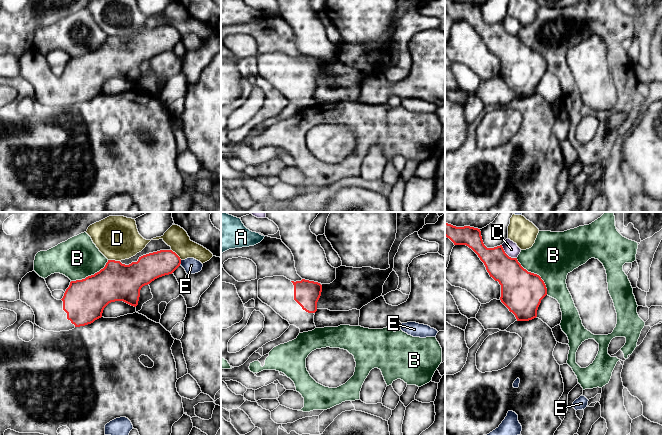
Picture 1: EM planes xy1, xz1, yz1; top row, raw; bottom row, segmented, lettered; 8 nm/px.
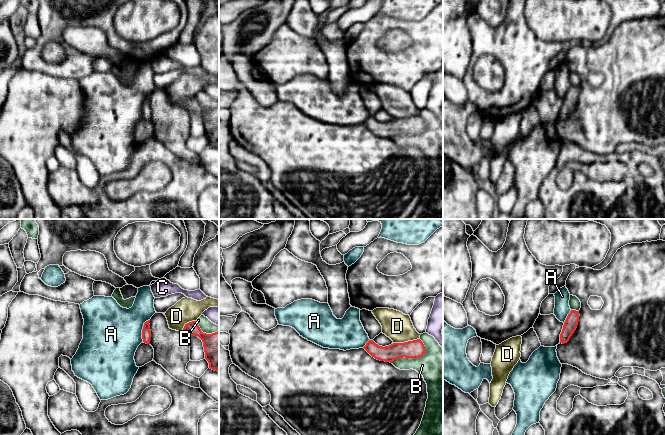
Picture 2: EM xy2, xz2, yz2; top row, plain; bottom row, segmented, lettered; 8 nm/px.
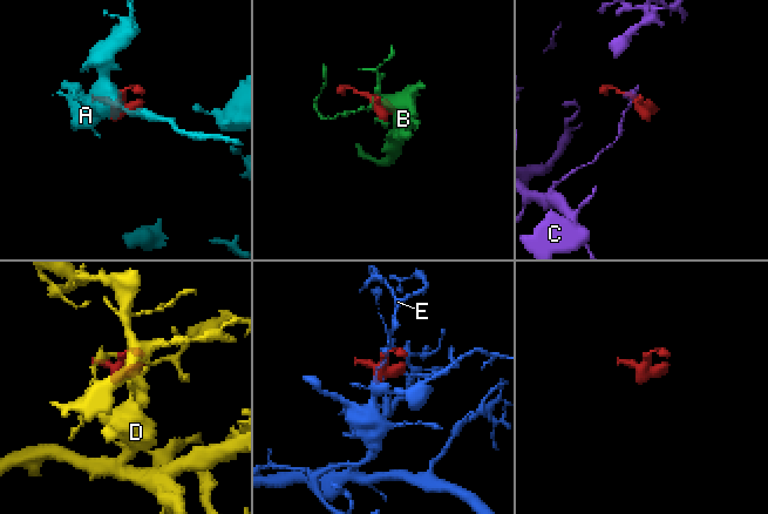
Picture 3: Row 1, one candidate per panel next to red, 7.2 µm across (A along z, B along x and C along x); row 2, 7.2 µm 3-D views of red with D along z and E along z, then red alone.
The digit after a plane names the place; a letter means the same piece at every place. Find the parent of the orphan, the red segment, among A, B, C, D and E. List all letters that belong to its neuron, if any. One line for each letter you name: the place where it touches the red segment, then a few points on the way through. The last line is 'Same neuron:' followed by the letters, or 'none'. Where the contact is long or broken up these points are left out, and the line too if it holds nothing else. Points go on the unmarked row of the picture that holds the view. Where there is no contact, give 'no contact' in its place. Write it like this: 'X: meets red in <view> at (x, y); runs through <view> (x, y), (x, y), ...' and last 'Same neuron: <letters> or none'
Same neuron: none

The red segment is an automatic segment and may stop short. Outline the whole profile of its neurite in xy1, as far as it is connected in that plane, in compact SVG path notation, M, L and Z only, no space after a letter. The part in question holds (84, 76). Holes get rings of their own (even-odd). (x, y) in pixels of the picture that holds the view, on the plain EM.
M160 26L139 33L129 41L108 36L105 43L82 56L71 57L61 76L52 72L44 54L35 47L27 49L19 60L20 76L34 88L35 100L46 107L69 107L85 102L102 93L104 84L111 78L123 77L138 81L140 66L155 55L172 50L181 40L180 33L172 26Z

